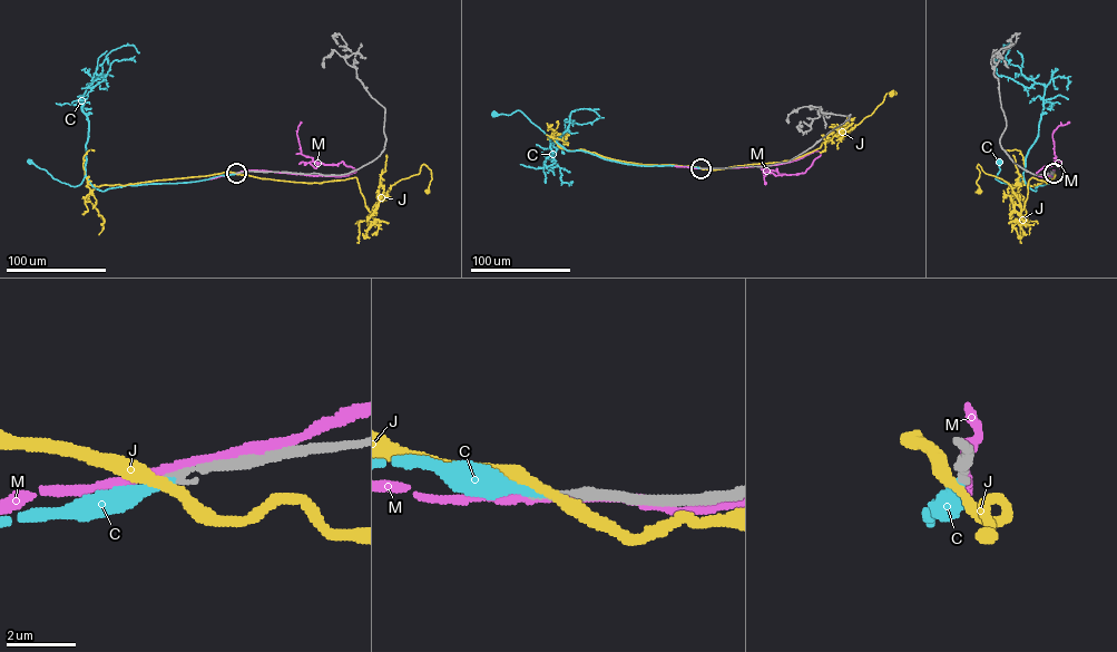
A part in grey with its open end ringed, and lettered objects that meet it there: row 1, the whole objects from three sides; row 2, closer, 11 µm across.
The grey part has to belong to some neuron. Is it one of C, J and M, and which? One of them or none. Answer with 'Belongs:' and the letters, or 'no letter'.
Belongs: C

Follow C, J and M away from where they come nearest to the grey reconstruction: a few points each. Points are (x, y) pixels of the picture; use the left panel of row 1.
C: (236, 173), (188, 182), (126, 185), (103, 191), (96, 188), (86, 175), (80, 184), (70, 186), (29, 161)
J: (236, 173), (305, 183), (355, 177), (371, 212), (392, 185), (419, 174), (422, 164), (431, 172), (427, 191)
M: (237, 173), (354, 173), (342, 162), (323, 164), (301, 154), (296, 134), (300, 122)

